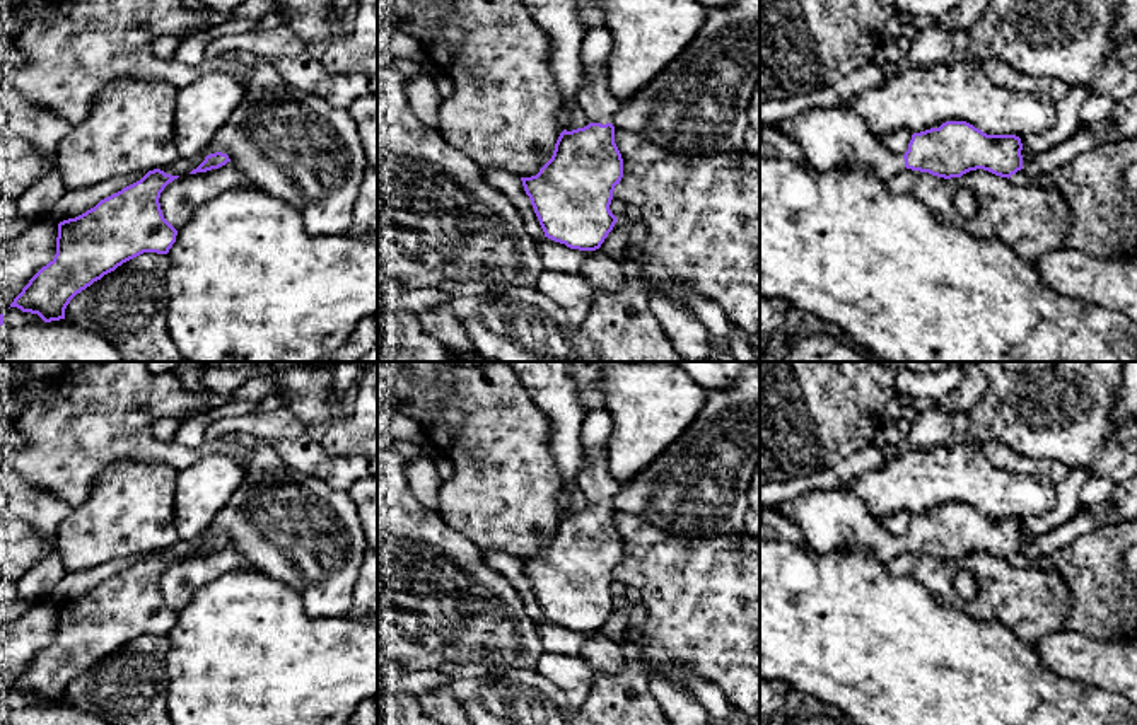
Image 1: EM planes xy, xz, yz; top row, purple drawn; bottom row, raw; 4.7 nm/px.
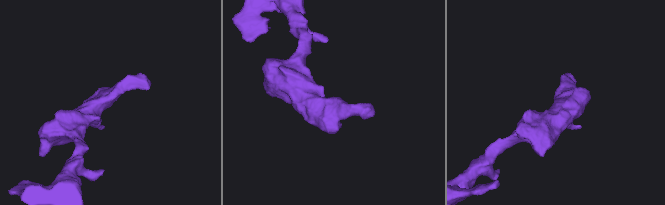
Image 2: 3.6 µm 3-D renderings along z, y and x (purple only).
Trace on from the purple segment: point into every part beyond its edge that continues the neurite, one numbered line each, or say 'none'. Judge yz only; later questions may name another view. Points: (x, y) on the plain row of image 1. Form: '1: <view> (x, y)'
1: yz (833, 519)

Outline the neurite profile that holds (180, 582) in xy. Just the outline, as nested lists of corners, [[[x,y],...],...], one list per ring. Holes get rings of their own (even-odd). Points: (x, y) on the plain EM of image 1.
[[[227,544],[220,551],[179,558],[164,570],[159,585],[164,600],[179,612],[203,585],[244,568],[254,566],[234,544]]]

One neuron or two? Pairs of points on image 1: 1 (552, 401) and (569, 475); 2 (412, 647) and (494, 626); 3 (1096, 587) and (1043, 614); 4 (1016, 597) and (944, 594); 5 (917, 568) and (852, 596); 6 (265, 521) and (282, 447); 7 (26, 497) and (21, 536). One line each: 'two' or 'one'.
1: one
2: one
3: two
4: one
5: two
6: two
7: two

